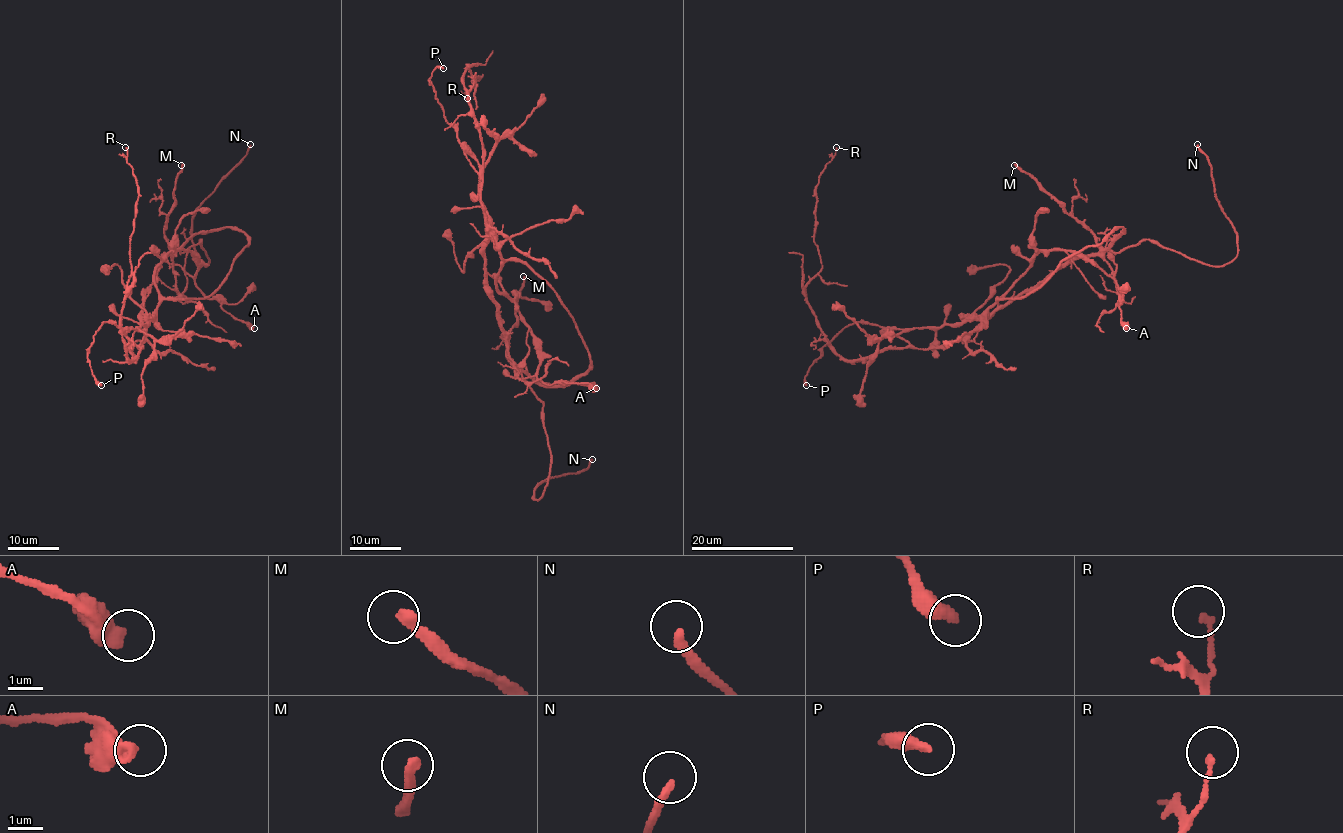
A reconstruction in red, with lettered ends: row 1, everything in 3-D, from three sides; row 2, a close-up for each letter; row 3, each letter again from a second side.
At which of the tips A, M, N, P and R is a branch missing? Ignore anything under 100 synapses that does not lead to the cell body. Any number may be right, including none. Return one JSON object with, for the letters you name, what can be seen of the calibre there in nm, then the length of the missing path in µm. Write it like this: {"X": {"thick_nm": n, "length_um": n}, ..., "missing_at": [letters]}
{"N": {"thick_nm": 240, "length_um": 25}, "missing_at": ["N"]}

